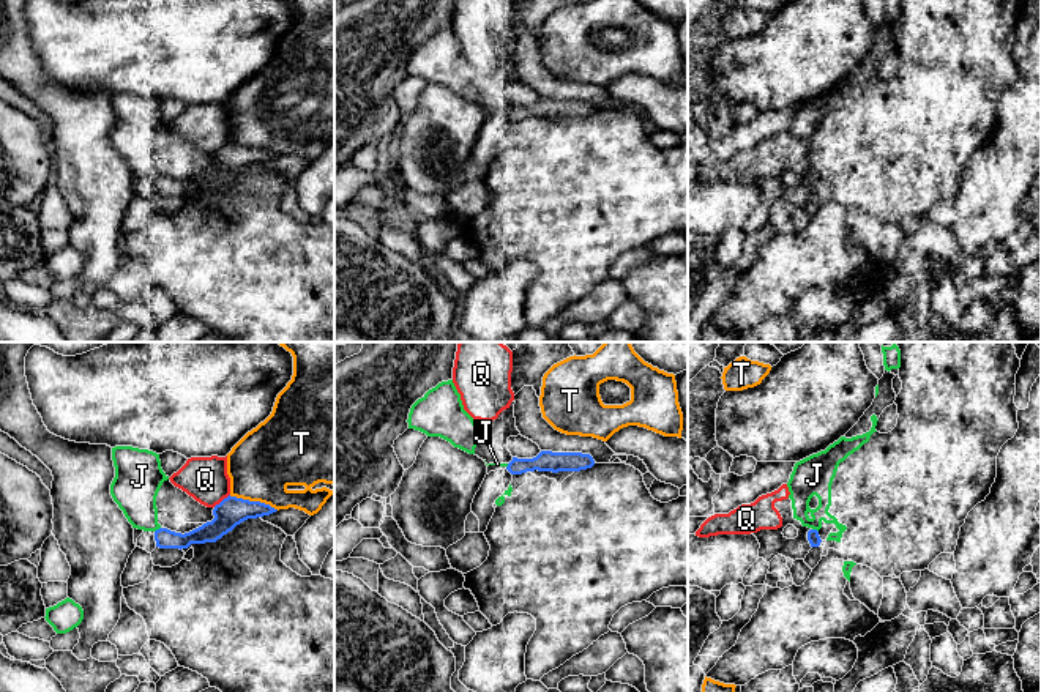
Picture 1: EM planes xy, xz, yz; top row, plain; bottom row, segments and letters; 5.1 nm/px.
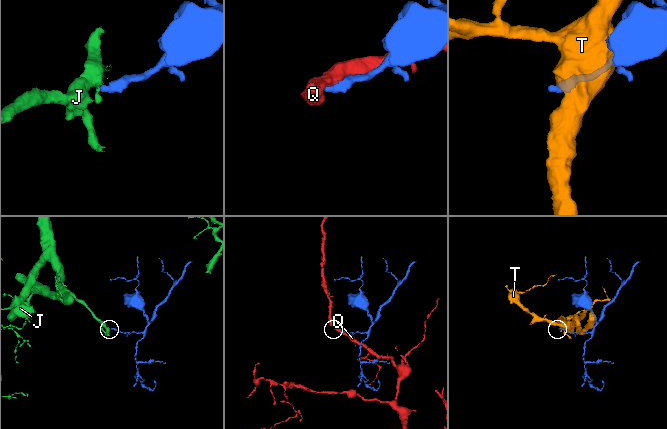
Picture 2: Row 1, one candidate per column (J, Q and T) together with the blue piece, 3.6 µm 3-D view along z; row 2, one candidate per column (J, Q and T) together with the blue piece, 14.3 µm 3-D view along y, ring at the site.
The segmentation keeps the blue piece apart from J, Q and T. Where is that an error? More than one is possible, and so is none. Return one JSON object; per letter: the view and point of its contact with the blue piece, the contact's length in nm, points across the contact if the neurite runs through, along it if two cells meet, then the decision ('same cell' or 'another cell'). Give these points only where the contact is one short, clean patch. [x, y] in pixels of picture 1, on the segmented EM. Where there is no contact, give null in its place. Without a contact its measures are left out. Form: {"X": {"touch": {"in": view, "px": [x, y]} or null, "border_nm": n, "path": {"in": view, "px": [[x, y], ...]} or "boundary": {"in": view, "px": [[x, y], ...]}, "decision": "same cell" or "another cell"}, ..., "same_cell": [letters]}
{"J": {"touch": {"in": "xy", "px": [156, 530]}, "border_nm": 40, "decision": "another cell"}, "Q": {"touch": {"in": "xy", "px": [223, 500]}, "border_nm": 110, "decision": "another cell"}, "T": {"touch": {"in": "xy", "px": [254, 502]}, "border_nm": 260, "decision": "another cell"}, "same_cell": []}

